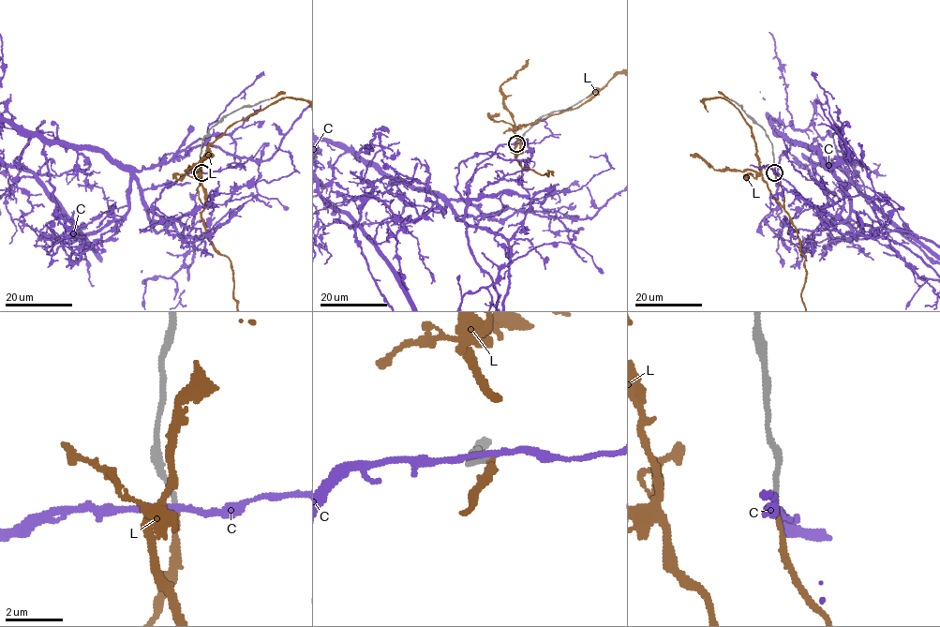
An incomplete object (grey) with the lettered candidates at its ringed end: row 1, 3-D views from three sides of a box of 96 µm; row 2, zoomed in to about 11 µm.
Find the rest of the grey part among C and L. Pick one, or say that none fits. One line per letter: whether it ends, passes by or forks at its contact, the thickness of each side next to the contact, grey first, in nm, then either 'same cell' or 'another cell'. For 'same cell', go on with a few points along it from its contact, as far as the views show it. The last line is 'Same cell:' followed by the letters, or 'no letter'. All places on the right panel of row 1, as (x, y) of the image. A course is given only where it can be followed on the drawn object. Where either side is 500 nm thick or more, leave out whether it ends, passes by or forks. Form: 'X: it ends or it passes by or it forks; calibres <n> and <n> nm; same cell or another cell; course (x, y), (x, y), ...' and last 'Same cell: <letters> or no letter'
C: it passes by; calibres 160 and 200 nm; another cell
L: it ends; calibres 160 and 150 nm; same cell
Same cell: L

